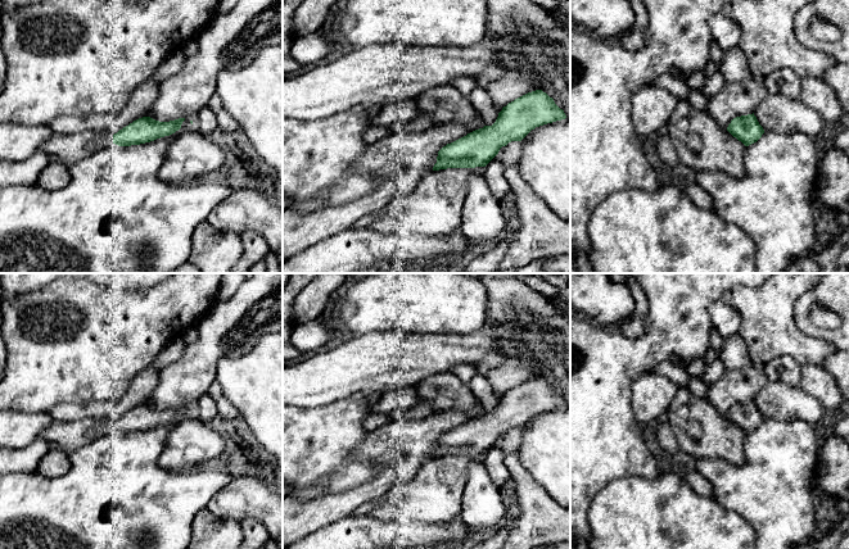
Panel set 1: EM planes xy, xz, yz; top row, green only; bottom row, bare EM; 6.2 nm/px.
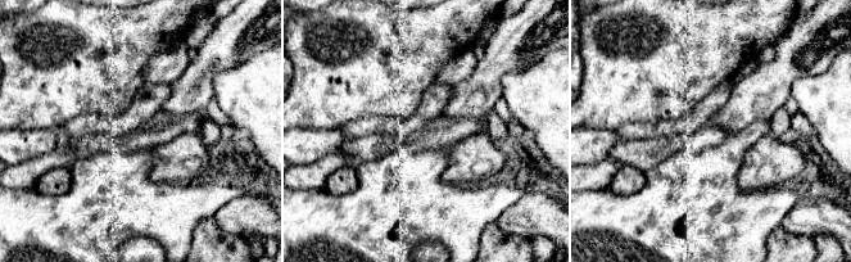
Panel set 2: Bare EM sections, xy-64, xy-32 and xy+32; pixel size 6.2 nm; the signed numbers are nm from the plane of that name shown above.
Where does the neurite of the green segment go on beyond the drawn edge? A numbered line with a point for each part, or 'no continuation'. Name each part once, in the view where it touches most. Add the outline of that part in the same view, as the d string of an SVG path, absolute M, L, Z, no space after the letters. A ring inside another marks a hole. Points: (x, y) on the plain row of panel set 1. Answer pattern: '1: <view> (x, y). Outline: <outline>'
1: xy (68, 436). Outline: M81 418L71 422L53 422L40 432L39 439L72 455L78 448L113 431L113 422L101 418Z

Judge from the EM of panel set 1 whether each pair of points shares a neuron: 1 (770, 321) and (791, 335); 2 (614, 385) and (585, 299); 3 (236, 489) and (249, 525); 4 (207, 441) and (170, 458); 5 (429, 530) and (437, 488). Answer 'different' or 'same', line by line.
1: same
2: different
3: different
4: same
5: different

